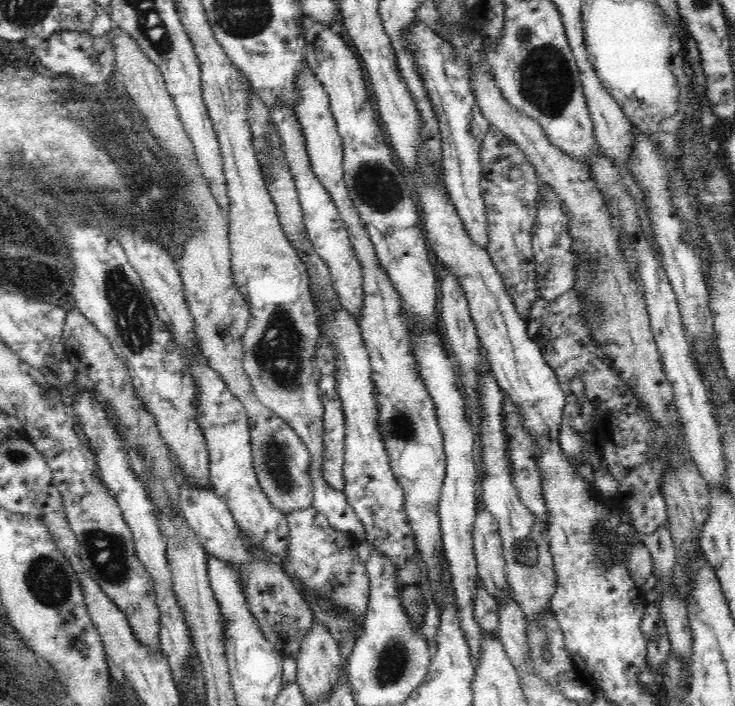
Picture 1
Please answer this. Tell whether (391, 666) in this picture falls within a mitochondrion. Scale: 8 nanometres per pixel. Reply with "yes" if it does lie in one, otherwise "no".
yes

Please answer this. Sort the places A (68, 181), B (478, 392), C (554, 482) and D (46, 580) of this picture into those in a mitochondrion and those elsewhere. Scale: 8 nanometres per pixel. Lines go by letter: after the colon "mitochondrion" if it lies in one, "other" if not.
A: mitochondrion
B: other
C: other
D: mitochondrion

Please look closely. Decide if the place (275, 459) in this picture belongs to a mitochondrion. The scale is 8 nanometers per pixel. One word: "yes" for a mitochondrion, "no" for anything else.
yes

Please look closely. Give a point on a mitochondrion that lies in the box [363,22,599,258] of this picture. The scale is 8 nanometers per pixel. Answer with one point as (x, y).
(545, 81)

